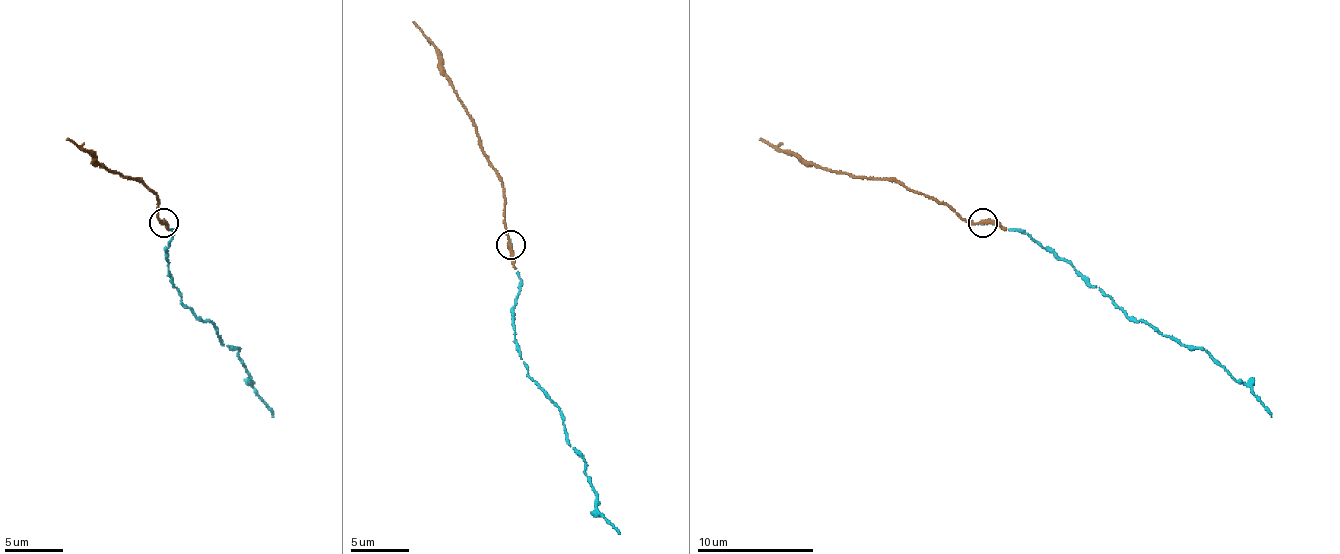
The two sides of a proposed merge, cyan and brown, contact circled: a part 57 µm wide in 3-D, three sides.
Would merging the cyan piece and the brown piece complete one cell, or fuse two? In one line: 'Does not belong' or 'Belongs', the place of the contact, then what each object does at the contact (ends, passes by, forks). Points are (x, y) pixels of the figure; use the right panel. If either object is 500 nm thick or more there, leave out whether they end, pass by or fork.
Belongs. Place: (982, 223). At the ring cyan passes by. At the ring brown passes by

